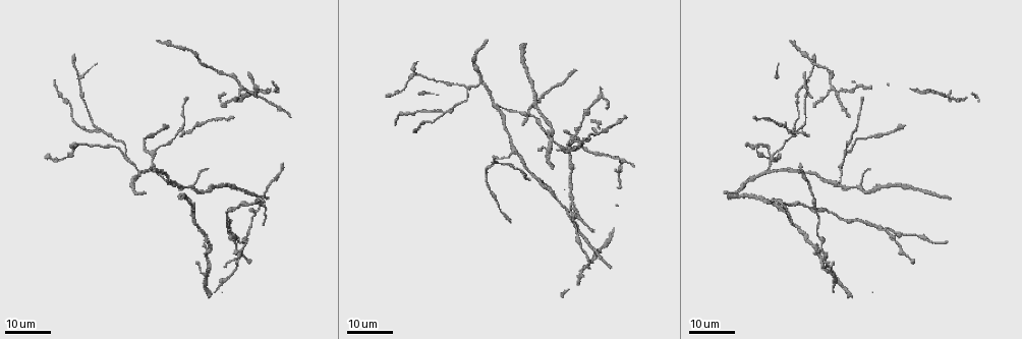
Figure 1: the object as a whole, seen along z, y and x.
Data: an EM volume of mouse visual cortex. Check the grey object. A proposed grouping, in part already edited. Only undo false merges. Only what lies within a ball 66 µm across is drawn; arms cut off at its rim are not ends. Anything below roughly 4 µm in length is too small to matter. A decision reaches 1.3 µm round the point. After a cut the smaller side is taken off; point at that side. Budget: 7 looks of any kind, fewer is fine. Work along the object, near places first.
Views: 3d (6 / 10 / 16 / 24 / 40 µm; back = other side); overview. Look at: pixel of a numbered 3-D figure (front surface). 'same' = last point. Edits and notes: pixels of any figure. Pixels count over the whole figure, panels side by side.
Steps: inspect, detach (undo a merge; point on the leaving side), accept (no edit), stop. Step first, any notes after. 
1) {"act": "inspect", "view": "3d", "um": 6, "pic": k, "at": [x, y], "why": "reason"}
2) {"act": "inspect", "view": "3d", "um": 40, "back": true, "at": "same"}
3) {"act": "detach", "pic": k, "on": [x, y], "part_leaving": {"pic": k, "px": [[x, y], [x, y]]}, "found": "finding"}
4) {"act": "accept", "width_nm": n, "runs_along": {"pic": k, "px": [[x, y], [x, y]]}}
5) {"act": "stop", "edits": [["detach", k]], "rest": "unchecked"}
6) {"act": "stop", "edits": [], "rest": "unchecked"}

{"act": "inspect", "view": "3d", "um": 24, "pic": 1, "at": [192, 186], "why": "thin arm on a thick one"}

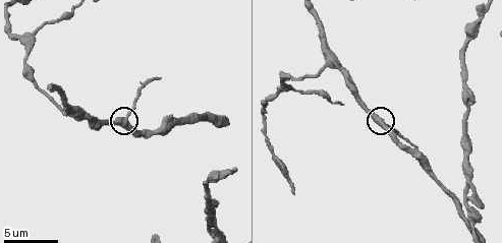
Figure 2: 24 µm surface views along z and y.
{"act": "inspect", "view": "3d", "um": 10, "pic": 2, "at": [125, 120]}

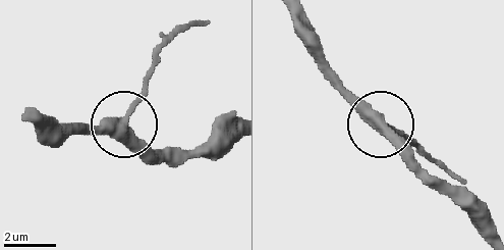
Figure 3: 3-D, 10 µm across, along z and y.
{"act": "accept", "side_arm_um": 6, "found": "all the same cell"}

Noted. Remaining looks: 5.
{"act": "inspect", "view": "3d", "um": 16, "pic": 2, "at": [26, 35], "why": "three-way junction"}

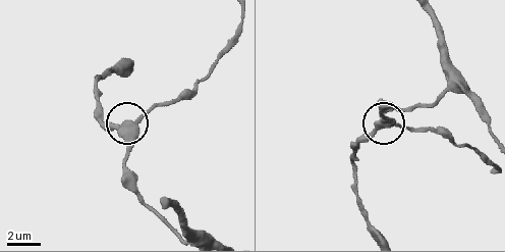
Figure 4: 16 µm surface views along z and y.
{"act": "inspect", "view": "3d", "um": 6, "pic": 4, "at": [128, 122], "why": "zoom in"}

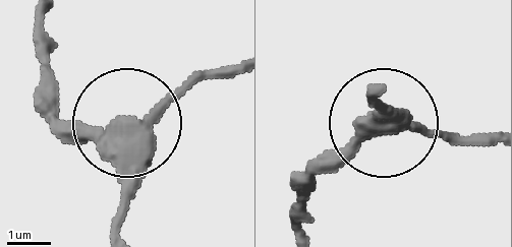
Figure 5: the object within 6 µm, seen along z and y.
{"act": "accept", "side_arm_um": 18, "runs_along": {"pic": 5, "px": [[118, 228], [129, 122], [232, 67]]}, "found": "one cell here"}

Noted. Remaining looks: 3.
{"act": "inspect", "view": "3d", "um": 6, "pic": 2, "at": [327, 64]}

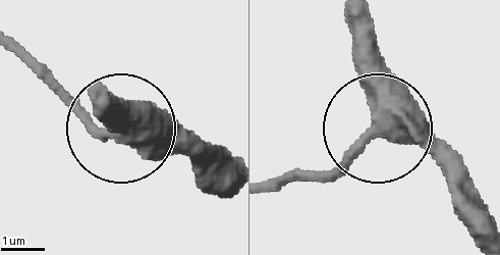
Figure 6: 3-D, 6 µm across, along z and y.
{"act": "accept", "runs_along": {"pic": 6, "px": [[351, 22], [373, 129], [326, 172], [285, 184]]}, "found": "continuous, no second cell"}

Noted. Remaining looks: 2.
{"act": "inspect", "view": "3d", "um": 24, "pic": 1, "at": [443, 114], "why": "two arms in line, one across"}

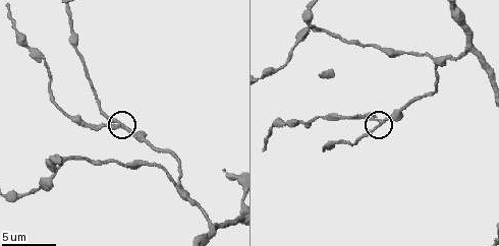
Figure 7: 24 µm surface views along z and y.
{"act": "inspect", "view": "3d", "um": 6, "pic": 7, "at": [378, 123]}

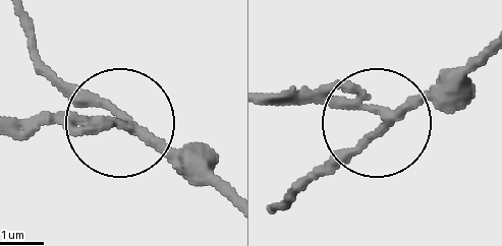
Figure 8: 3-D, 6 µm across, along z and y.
{"act": "accept", "width_nm": 180, "runs_along": {"pic": 8, "px": [[488, 39], [294, 199]]}, "found": "all the same cell"}

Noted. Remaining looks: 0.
{"act": "stop", "edits": [], "rest": "unchecked"}

